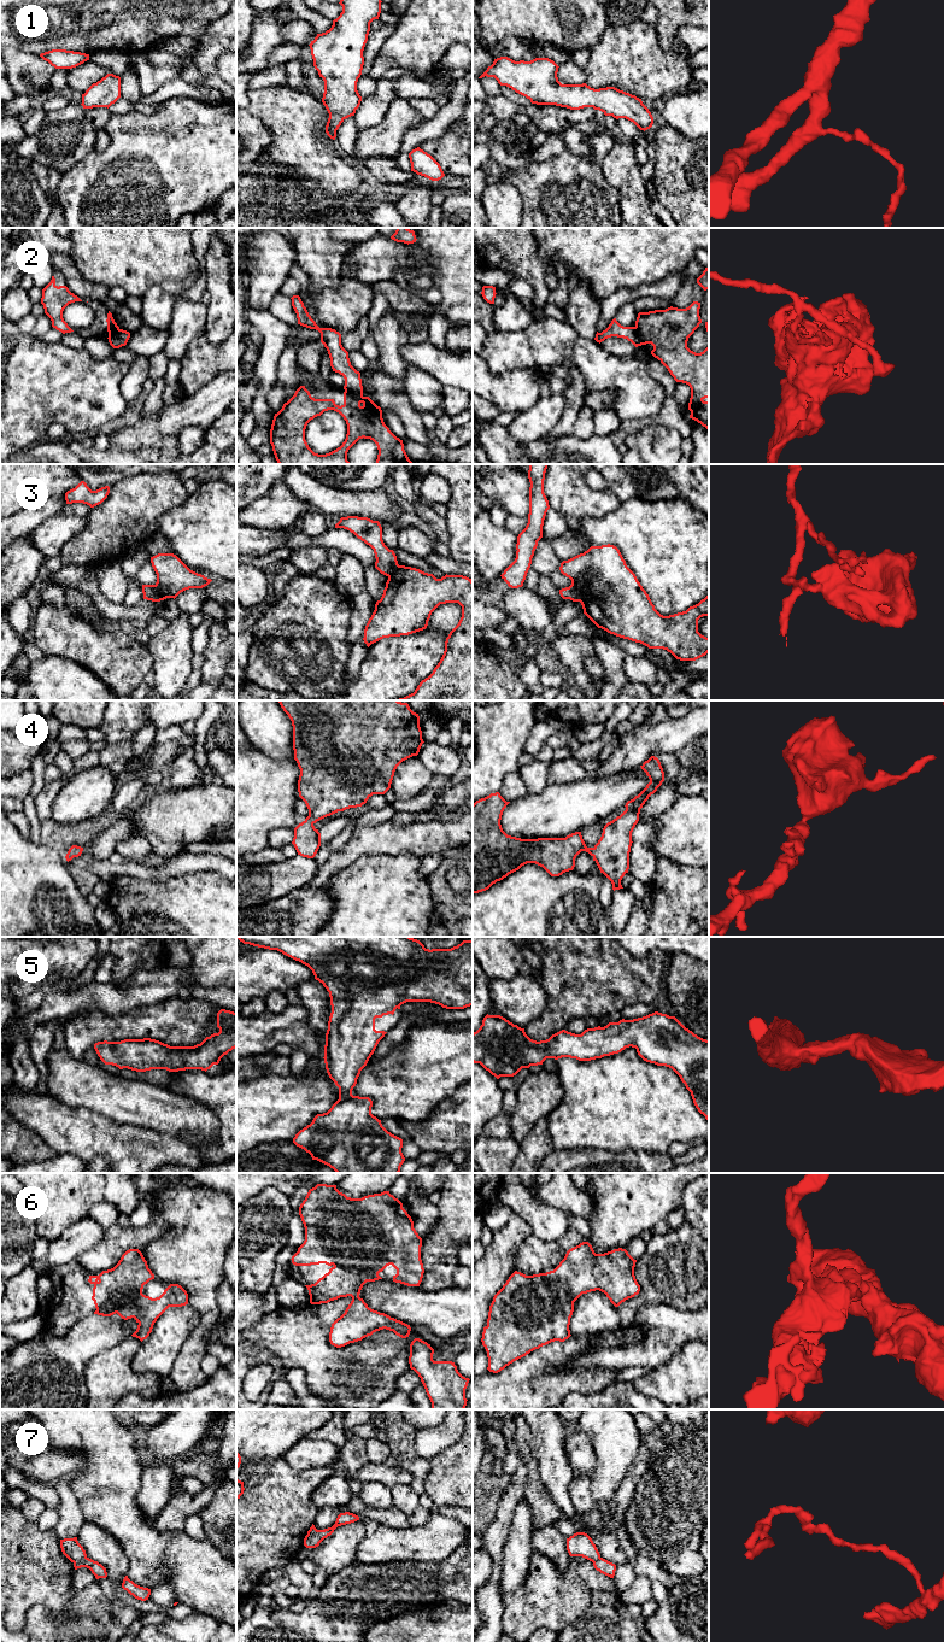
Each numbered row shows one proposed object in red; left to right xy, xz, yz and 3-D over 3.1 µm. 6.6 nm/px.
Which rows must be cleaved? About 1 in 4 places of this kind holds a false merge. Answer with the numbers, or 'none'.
2, 3, 7

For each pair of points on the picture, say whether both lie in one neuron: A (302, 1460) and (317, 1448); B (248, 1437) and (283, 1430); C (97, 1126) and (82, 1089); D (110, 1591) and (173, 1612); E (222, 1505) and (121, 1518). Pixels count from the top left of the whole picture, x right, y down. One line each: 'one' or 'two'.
A: one
B: one
C: two
D: one
E: two

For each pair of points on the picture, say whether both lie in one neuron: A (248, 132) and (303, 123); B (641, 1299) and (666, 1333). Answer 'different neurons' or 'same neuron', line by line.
A: different neurons
B: different neurons

